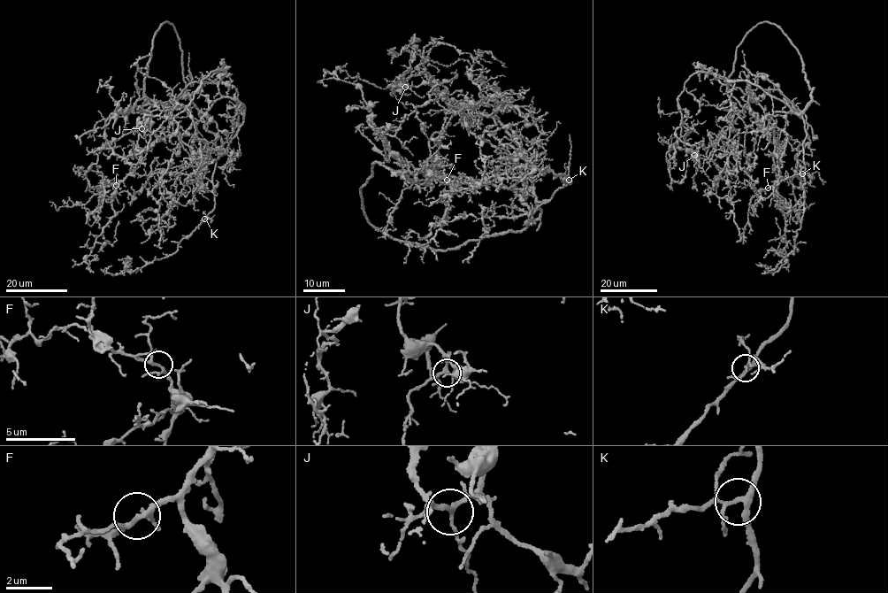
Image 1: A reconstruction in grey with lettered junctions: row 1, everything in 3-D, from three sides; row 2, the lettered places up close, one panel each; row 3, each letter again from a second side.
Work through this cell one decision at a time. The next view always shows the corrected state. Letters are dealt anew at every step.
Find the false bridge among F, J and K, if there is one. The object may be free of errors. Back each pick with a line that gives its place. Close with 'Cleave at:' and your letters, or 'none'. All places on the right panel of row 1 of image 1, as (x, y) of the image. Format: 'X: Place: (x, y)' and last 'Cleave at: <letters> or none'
Cleave at: none

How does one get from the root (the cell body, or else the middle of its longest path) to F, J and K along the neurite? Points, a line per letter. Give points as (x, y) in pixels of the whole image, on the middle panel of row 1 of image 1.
F: (520, 148), (532, 186), (501, 188), (470, 180), (461, 182), (450, 196), (455, 189), (452, 193), (447, 180)
J: (520, 148), (497, 119), (450, 107), (447, 89), (423, 65), (426, 57), (417, 74), (399, 76), (405, 87)
K: (520, 148), (537, 201), (551, 198), (558, 188), (570, 183), (569, 180)

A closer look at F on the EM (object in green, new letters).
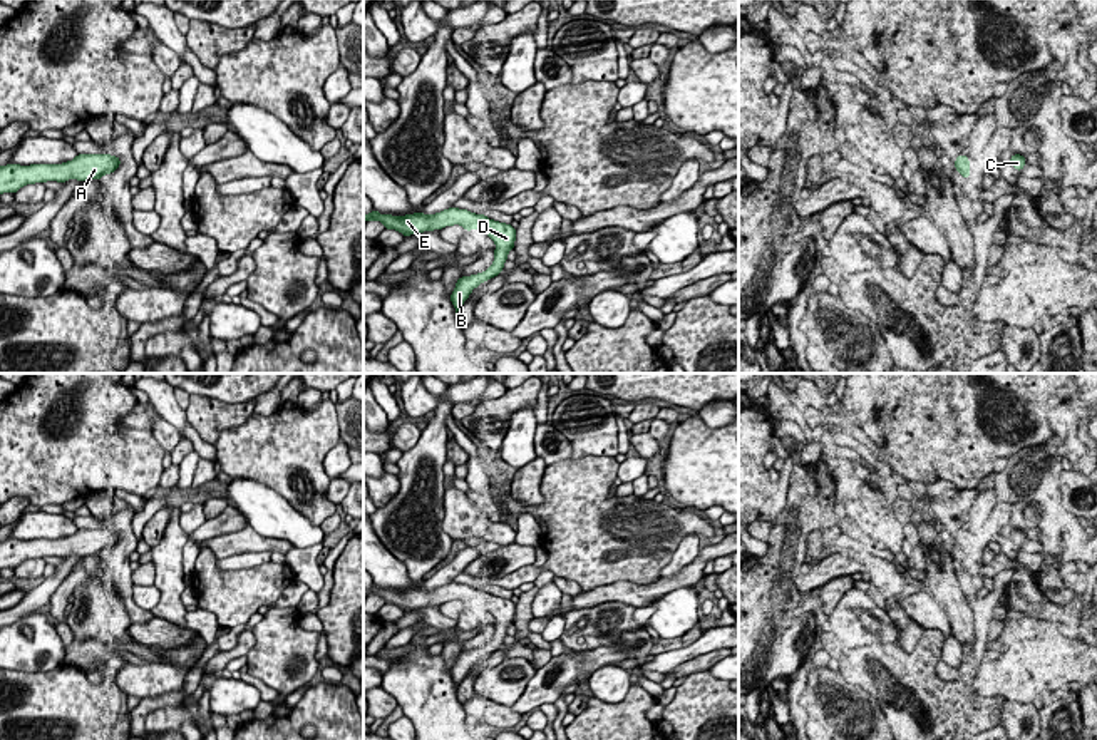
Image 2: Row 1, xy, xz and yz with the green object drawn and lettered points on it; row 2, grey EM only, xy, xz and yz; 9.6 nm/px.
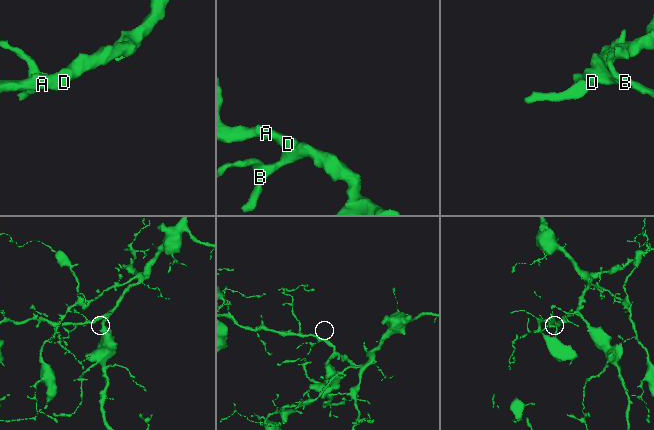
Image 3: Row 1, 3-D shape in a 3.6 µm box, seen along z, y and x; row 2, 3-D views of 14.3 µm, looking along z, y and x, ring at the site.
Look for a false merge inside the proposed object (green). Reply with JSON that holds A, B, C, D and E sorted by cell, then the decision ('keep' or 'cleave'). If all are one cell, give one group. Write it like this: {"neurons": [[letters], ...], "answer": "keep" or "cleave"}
{"neurons": [["A", "B", "C", "D", "E"]], "answer": "keep"}

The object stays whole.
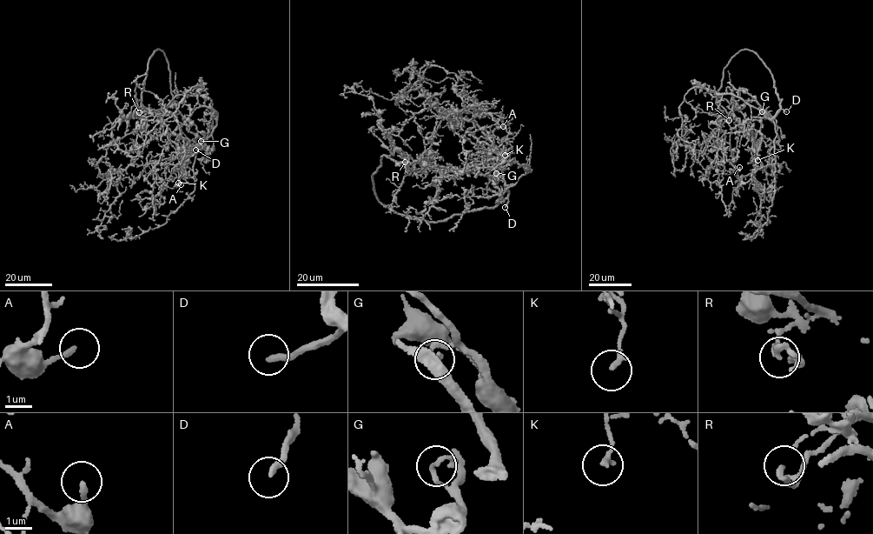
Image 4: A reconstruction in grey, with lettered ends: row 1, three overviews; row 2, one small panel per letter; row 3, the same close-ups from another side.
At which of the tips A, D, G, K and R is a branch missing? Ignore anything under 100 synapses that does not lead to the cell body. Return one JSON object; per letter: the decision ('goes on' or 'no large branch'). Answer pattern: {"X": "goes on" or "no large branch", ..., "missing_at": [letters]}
{"A": "no large branch", "D": "goes on", "G": "no large branch", "K": "no large branch", "R": "no large branch", "missing_at": ["D"]}

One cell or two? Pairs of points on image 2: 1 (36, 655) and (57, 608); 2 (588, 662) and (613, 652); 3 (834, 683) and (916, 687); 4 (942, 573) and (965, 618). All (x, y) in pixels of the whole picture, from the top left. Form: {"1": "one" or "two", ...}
{"1": "two", "2": "one", "3": "two", "4": "one"}

